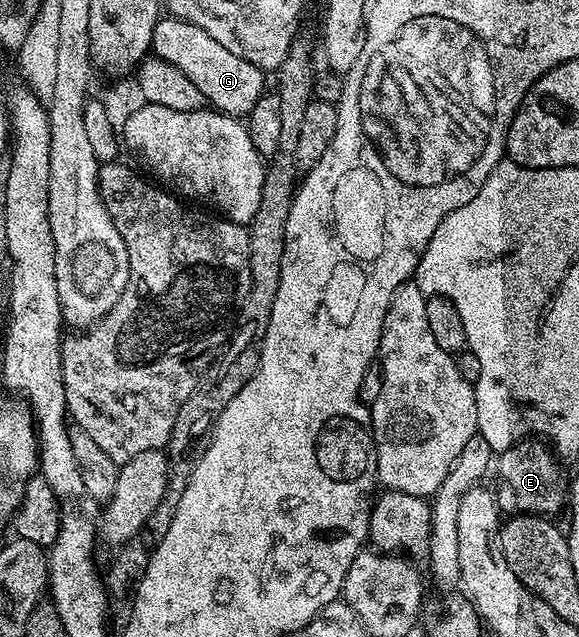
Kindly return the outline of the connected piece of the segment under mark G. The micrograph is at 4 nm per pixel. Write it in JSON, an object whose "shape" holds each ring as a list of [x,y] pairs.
{"shape":[[[161,18],[154,26],[151,51],[159,59],[178,66],[178,70],[182,70],[182,74],[186,74],[186,78],[198,86],[205,101],[215,111],[225,112],[227,116],[247,117],[248,112],[254,110],[258,98],[266,95],[266,73],[262,69],[254,66],[254,62],[246,62],[246,58],[238,58],[238,54],[230,54],[230,50],[214,42],[206,30],[187,24],[184,20]]]}

